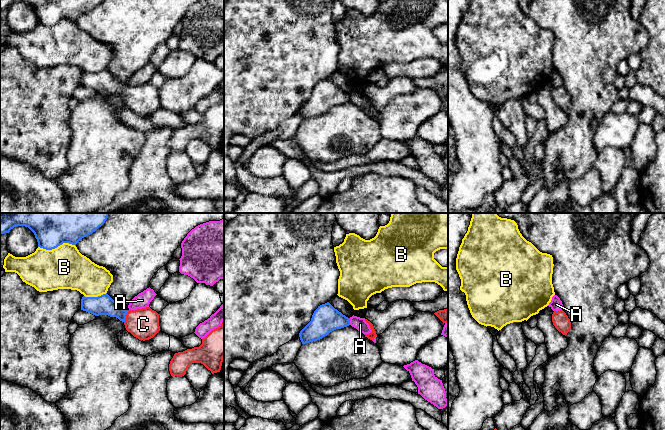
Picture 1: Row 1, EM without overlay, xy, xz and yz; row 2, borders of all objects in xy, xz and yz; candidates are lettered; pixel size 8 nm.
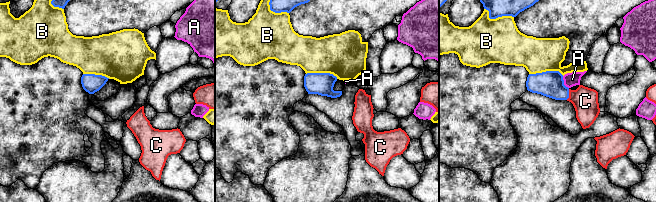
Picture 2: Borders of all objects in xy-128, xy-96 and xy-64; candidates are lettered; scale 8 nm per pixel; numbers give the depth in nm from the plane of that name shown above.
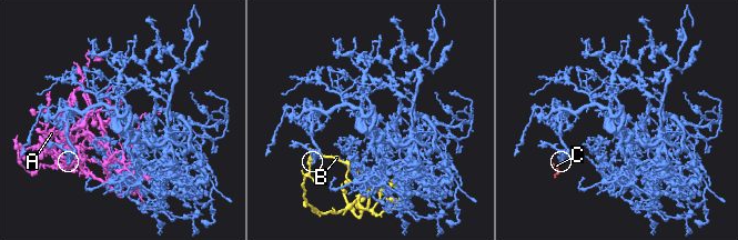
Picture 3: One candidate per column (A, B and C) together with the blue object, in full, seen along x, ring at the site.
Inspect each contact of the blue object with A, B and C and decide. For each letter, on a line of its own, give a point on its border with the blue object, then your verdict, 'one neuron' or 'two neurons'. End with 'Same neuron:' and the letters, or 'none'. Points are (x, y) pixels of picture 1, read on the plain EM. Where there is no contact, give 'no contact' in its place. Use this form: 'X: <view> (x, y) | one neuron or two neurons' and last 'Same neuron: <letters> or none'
A: xz (349, 97) | two neurons
B: xy (56, 23) | two neurons
C: xy (125, 92) | one neuron
Same neuron: C

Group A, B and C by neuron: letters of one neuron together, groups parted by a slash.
A / B / C

